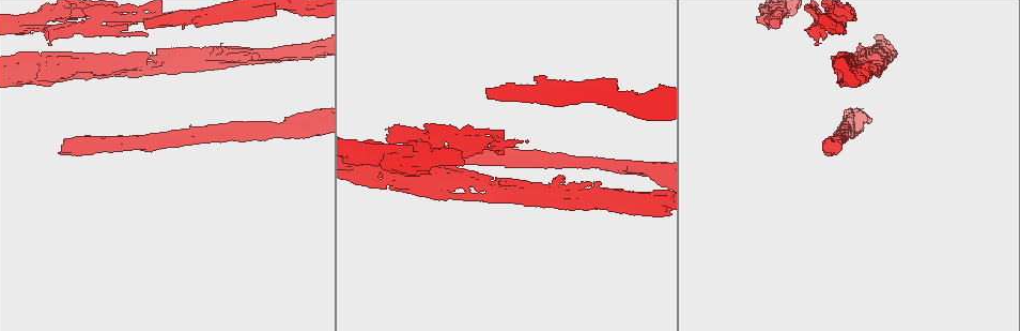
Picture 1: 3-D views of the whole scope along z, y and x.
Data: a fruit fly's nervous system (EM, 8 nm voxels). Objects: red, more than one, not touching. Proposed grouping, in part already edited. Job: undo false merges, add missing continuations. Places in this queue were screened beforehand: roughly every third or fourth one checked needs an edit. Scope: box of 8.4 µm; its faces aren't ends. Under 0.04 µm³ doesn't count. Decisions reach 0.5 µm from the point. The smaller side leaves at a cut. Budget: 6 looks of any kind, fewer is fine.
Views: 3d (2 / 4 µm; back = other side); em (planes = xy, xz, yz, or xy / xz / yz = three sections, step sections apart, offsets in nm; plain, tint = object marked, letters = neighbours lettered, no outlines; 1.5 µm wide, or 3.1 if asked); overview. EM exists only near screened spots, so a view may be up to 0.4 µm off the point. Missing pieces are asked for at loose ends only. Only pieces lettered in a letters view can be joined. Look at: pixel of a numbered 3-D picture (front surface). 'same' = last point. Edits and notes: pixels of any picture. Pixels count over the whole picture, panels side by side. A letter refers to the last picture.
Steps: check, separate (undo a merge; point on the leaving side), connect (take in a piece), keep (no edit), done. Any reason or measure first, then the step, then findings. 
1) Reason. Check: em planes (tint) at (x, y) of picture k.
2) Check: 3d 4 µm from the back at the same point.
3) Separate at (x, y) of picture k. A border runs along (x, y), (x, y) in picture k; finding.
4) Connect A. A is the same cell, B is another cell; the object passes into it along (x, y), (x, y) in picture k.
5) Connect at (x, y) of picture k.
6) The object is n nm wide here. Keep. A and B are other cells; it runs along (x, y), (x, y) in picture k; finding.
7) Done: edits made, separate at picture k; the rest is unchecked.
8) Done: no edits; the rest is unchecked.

Branch stops here. Check: em 3.1 µm planes (tint) at (485, 93) of picture 1.

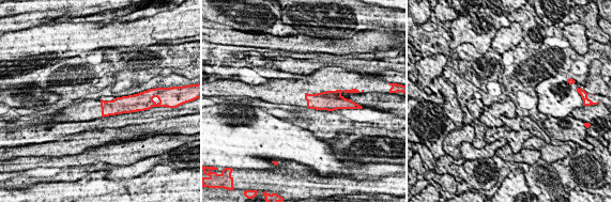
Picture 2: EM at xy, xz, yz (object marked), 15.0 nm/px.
Check: em 3.1 µm planes (letters) at the same point.

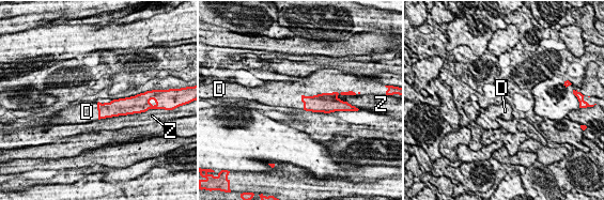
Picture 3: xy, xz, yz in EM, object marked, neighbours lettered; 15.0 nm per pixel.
Connect D. D is the same cell, Z is another cell; the object passes into it along (113, 108), (97, 109), (87, 111) in picture 3; the cell continues.

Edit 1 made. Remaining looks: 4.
See it whole again. Check: overview.

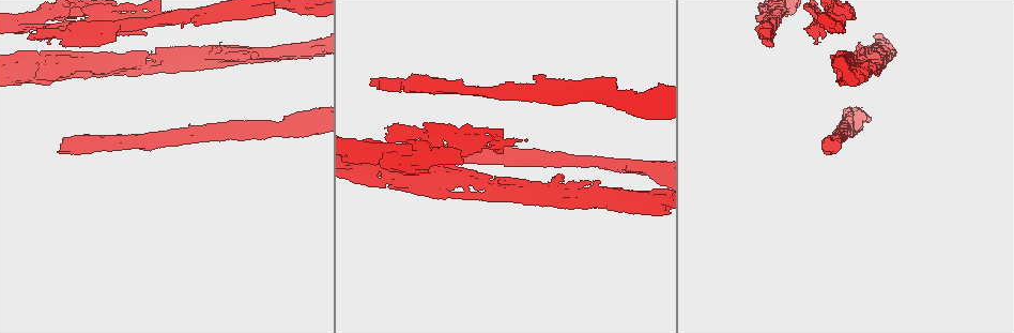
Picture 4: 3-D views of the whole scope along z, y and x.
Long arm stops here. Check: em planes (letters) at (58, 152) of picture 4.

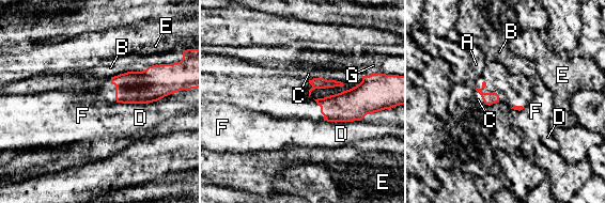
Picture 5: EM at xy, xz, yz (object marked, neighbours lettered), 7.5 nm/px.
The longest contact is with D, 240 nm. Connect C. C is the same cell, A, B, D, E, F and G are other cells; it goes on there.

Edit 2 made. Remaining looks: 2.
Done: edits made, connect at picture 3, connect at picture 5; the rest is unchecked.

